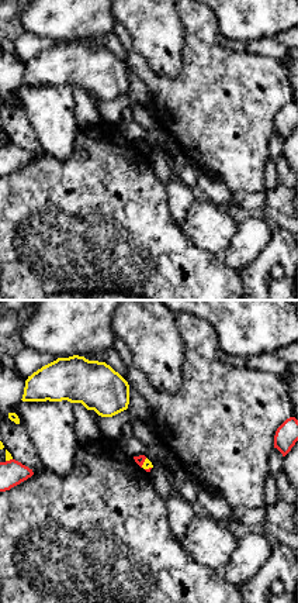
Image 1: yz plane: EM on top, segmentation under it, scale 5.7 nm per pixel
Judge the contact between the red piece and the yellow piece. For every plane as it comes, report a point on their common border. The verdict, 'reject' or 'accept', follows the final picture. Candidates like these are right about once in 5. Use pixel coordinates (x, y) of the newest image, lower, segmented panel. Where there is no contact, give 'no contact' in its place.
contact (144, 461)

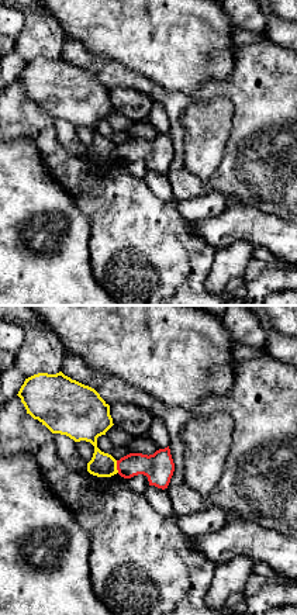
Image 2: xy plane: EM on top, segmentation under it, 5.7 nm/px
contact (117, 466)

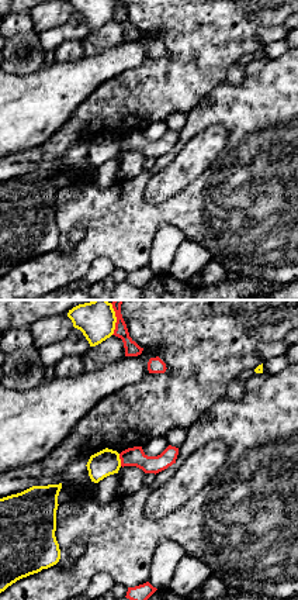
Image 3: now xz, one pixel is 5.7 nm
contact (120, 458)

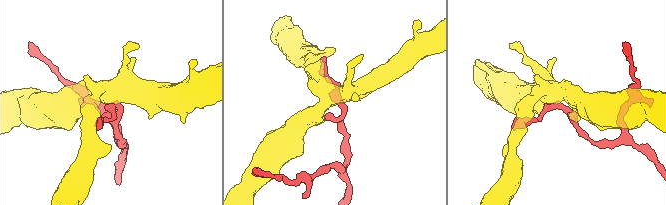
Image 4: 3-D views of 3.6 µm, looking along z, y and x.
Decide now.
reject

